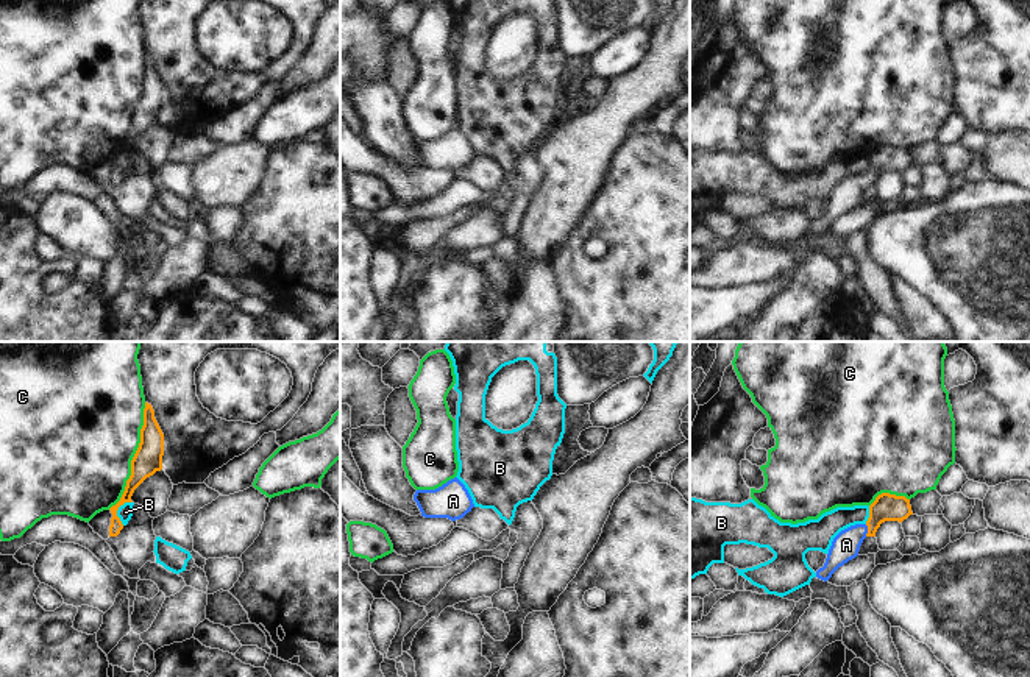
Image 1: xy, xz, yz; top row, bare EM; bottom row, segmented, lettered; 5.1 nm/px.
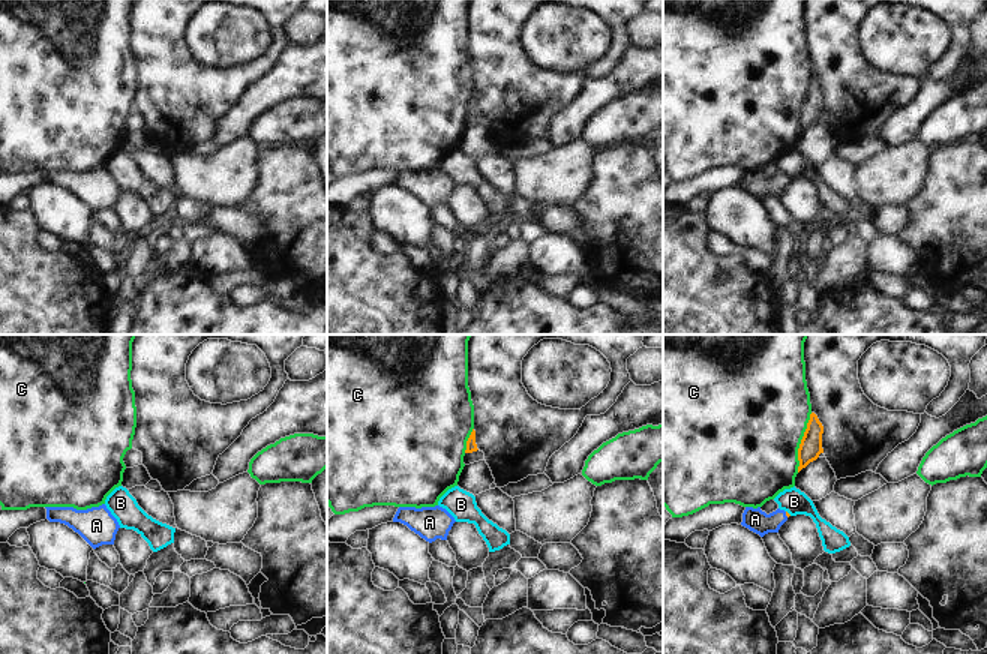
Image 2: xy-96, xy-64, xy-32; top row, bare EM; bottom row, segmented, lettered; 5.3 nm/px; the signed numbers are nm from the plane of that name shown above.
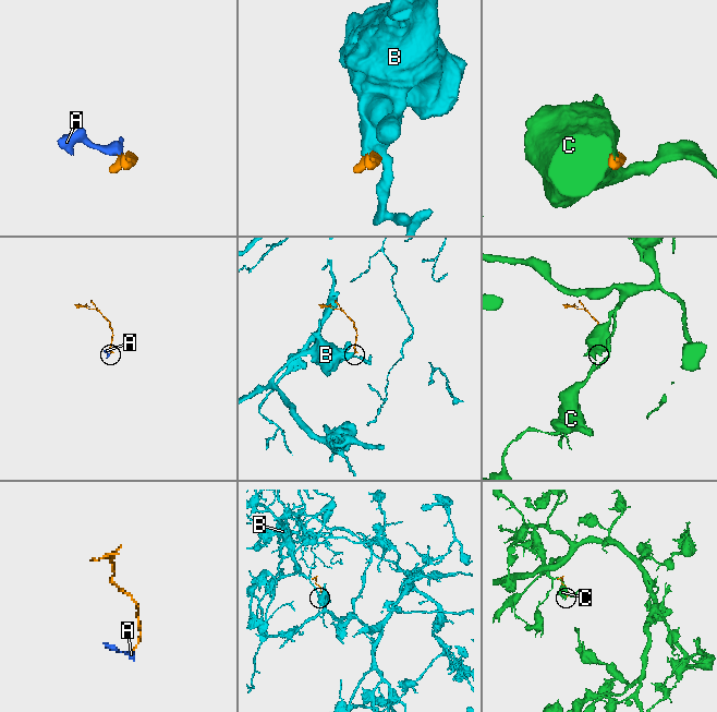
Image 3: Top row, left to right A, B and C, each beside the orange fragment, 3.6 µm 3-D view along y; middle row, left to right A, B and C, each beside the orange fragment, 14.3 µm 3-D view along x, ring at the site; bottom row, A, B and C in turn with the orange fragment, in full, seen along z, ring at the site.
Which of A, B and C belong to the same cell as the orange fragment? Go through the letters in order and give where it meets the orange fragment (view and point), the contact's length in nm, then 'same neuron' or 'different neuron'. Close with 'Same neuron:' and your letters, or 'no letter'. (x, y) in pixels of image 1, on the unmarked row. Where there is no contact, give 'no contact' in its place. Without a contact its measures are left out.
A: yz (868, 181) | 60 nm | same neuron
B: xy (117, 159) | 140 nm | different neuron
C: xy (133, 108) | 600 nm | different neuron
Same neuron: A

